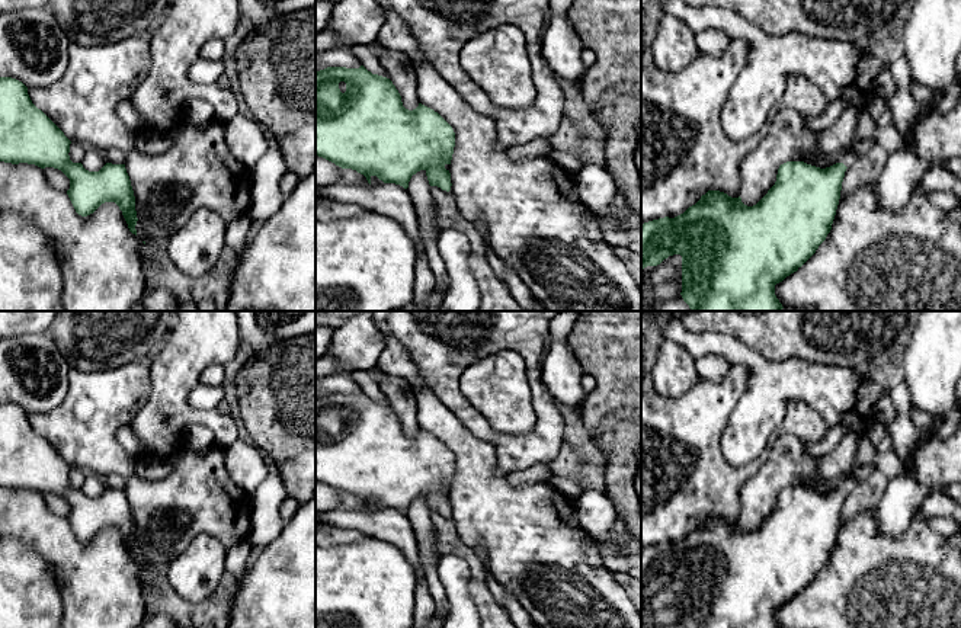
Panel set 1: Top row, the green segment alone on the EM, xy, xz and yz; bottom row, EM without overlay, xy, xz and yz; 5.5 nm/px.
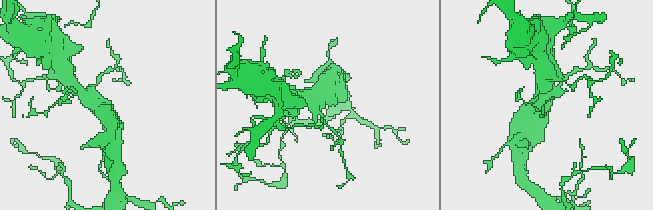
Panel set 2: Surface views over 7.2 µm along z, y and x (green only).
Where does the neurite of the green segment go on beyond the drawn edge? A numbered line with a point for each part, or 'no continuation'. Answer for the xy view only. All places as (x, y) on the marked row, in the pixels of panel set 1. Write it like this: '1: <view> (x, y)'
no continuation

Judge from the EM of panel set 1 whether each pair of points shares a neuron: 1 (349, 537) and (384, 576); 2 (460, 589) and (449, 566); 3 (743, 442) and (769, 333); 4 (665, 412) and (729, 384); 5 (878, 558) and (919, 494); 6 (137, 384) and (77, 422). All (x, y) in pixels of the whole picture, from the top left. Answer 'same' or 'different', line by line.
1: different
2: same
3: different
4: same
5: different
6: same

